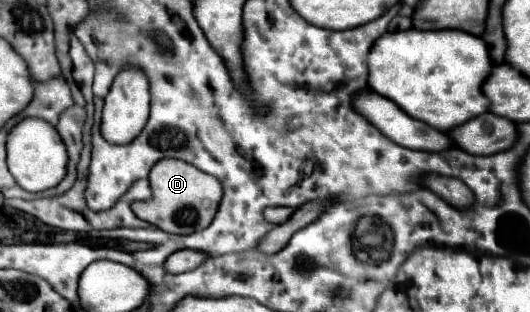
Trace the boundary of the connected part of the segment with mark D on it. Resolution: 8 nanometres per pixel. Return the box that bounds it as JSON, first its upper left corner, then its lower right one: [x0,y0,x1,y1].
[131,159,223,235]

